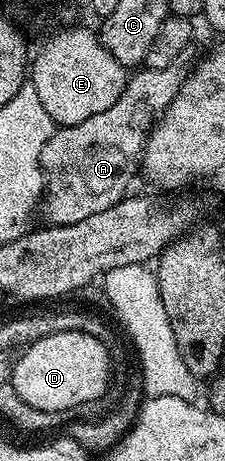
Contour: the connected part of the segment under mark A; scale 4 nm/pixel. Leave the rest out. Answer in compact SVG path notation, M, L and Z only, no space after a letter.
M190 53L177 56L177 60L169 64L169 68L136 69L128 77L126 90L111 107L76 126L56 129L55 135L45 144L39 161L45 179L45 197L41 206L44 211L47 209L46 221L50 225L72 226L89 216L97 216L97 212L105 212L105 208L113 208L113 204L122 202L128 197L130 190L127 189L135 178L135 170L137 174L137 167L140 165L143 149L147 147L147 136L151 132L151 127L155 125L160 113L169 108L169 104L183 86L192 65L191 57Z

